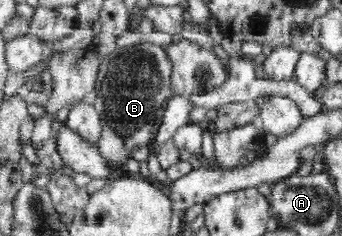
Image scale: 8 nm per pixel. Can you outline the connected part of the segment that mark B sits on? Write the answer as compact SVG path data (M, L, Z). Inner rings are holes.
M145 43L138 49L120 47L114 49L110 55L103 57L100 71L95 83L96 99L94 106L100 114L100 137L96 142L98 151L106 158L106 164L115 176L124 173L125 165L132 159L132 151L136 147L150 146L154 143L154 134L163 116L165 104L176 93L171 87L171 75L173 70L172 60L168 57L165 47Z

